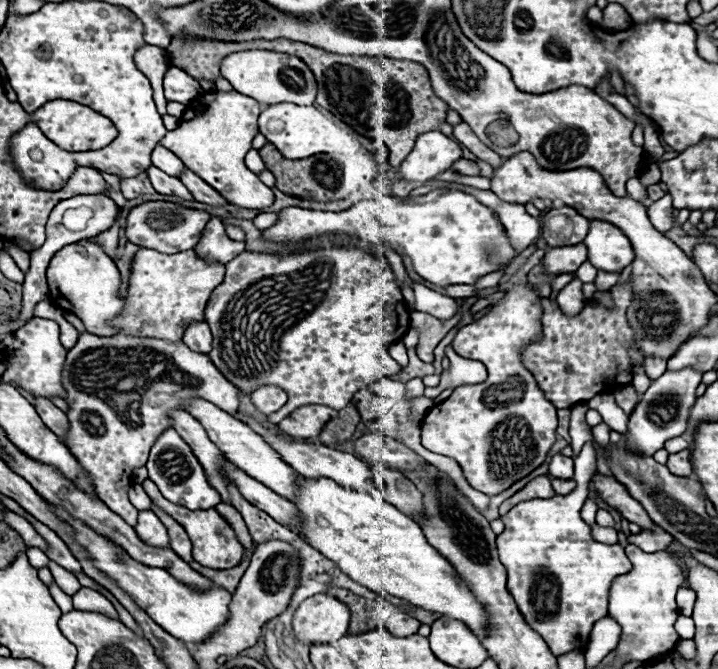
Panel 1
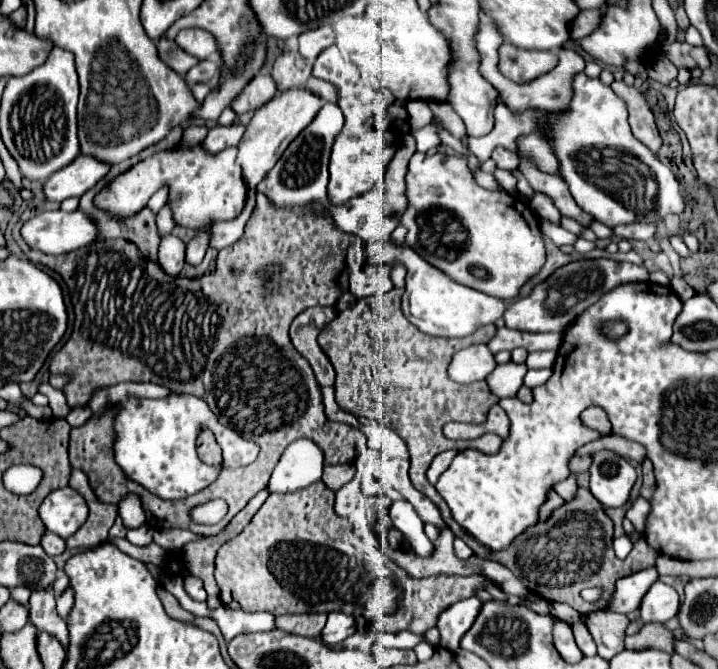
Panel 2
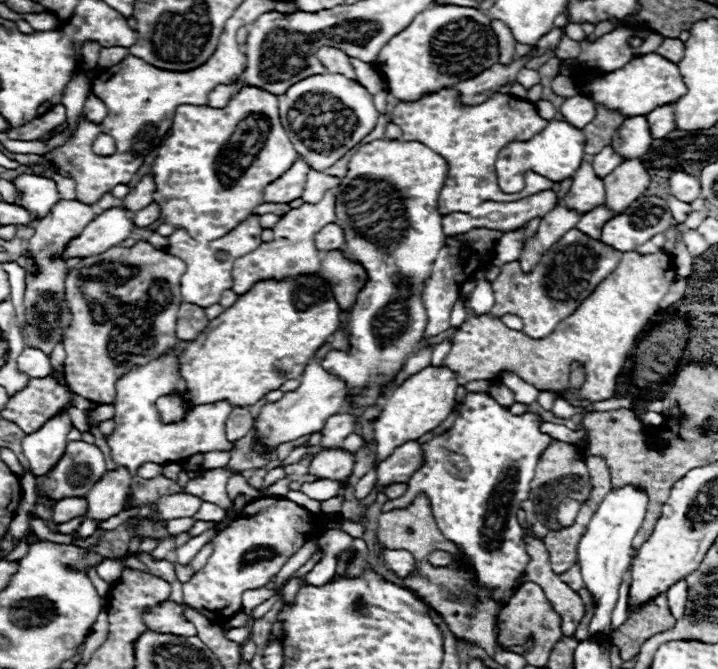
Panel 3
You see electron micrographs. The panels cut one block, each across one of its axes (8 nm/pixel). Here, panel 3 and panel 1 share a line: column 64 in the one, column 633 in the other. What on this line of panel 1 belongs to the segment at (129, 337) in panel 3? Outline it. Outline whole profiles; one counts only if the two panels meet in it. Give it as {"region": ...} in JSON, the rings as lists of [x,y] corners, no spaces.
{"region":[[[628,280],[628,282],[624,282],[624,284],[616,284],[612,290],[610,290],[610,296],[612,296],[612,302],[614,302],[614,306],[612,308],[606,308],[604,304],[600,304],[600,302],[596,302],[596,304],[586,304],[576,316],[566,316],[562,310],[560,310],[560,306],[556,304],[556,302],[552,302],[550,298],[542,298],[540,300],[540,304],[542,304],[542,336],[540,336],[540,340],[536,340],[536,342],[530,342],[526,348],[522,348],[522,352],[520,352],[520,356],[522,356],[522,364],[530,370],[530,374],[536,378],[536,382],[538,382],[538,386],[540,386],[540,390],[544,392],[544,396],[556,406],[556,408],[568,408],[568,406],[574,406],[576,402],[586,402],[586,400],[590,400],[590,398],[594,398],[596,394],[604,394],[604,392],[612,392],[612,390],[616,390],[616,388],[620,388],[620,386],[626,386],[626,384],[630,384],[632,382],[632,378],[634,378],[634,372],[636,372],[636,362],[632,360],[632,356],[630,356],[630,350],[632,348],[636,348],[638,352],[640,352],[640,356],[642,356],[642,370],[646,372],[646,376],[650,378],[650,380],[656,380],[658,376],[662,376],[662,372],[666,372],[666,360],[664,358],[660,358],[660,356],[656,356],[656,354],[648,354],[648,352],[642,352],[642,348],[638,346],[638,342],[634,340],[634,334],[632,334],[632,328],[628,326],[628,320],[626,320],[626,310],[628,310],[628,306],[632,304],[632,300],[634,300],[634,284],[632,284],[632,280]]]}

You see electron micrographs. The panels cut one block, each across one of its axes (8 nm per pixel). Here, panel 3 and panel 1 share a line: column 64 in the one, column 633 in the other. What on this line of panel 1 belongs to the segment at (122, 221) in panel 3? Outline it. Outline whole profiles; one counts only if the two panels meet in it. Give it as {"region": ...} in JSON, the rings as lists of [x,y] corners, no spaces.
{"region":[[[592,220],[584,244],[588,246],[588,260],[592,266],[604,272],[620,272],[634,260],[630,240],[620,228],[604,220]]]}

